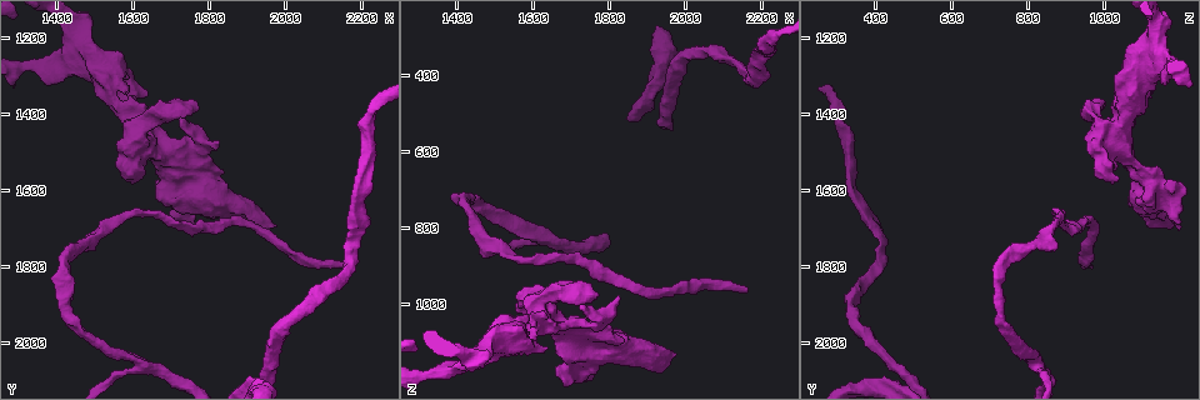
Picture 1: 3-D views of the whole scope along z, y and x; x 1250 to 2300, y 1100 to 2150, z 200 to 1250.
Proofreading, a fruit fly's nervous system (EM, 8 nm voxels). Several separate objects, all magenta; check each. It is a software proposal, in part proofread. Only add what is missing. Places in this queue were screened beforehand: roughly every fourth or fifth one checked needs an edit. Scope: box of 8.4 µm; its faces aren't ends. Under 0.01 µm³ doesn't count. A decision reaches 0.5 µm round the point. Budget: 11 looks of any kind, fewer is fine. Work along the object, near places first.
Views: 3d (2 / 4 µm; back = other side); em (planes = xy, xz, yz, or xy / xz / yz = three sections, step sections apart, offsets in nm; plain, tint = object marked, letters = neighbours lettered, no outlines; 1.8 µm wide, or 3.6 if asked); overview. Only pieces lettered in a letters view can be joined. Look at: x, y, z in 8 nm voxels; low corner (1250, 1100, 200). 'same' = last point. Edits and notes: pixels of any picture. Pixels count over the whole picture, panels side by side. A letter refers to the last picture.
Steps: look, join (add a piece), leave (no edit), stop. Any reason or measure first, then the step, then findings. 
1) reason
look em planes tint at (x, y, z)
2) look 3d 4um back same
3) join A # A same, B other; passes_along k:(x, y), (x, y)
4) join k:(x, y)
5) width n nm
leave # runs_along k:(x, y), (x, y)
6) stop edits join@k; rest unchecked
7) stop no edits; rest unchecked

free end
look 3d 2um at (1575, 1560, 1035)

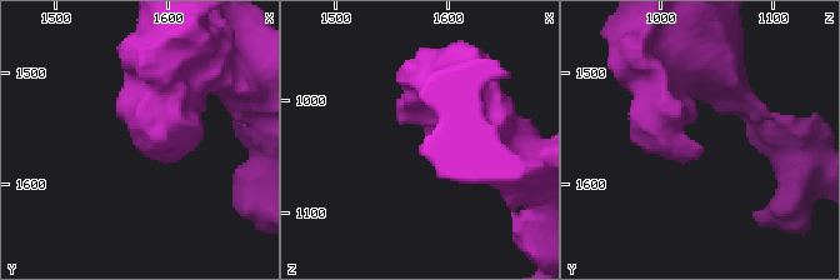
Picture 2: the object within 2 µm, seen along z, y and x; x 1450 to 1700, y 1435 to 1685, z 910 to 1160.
need the tissue
look em planes letters at (1584, 1566, 1036)

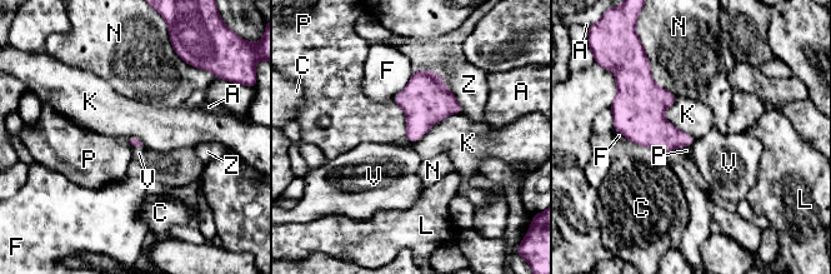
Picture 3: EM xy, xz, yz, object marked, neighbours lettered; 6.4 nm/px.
longest_contact K 400 nm
leave # A other, C other, F other, K other, L other, N other, P other, V other, Z other; border 3:(461, 111), (416, 140), (405, 139); no lettered piece goes on from it

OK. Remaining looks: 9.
sudden change in width
look em planes tint at (1930, 1670, 1130)

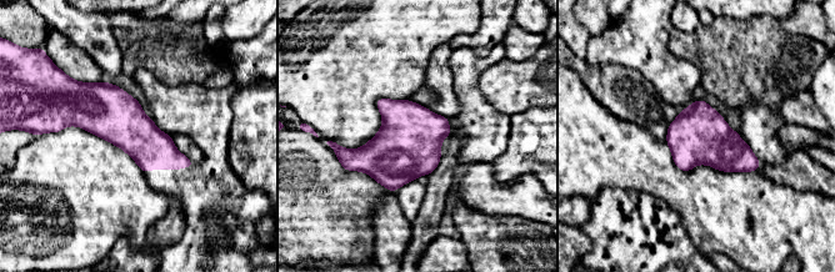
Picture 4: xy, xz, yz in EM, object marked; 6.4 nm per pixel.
look em planes letters same

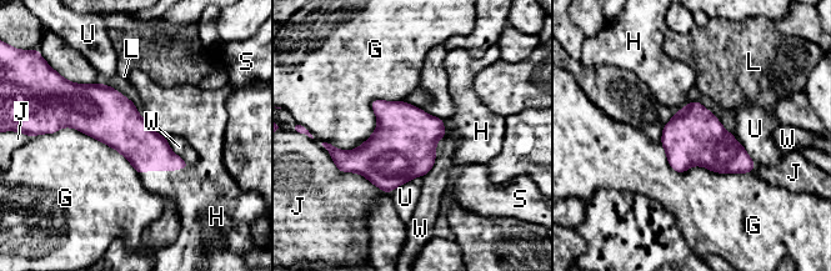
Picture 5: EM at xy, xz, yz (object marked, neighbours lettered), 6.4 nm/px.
width 320 nm
join H # G other, H same, J other, L other, S other, U other, W other; it goes on there

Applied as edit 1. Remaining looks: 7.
look 3d 4um at (1615, 1325, 1135)

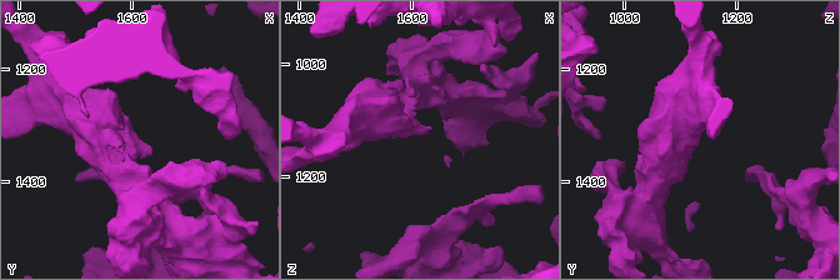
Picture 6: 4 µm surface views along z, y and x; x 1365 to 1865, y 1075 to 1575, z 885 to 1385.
now the EM
look em yz step 8 tint at (1615, 1330, 1130)

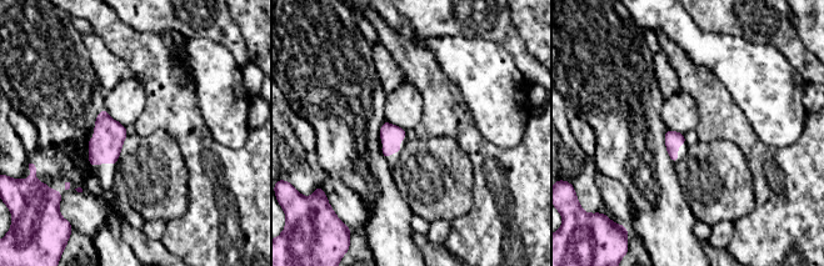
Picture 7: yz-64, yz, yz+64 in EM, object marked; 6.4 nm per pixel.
look em xy step 4 letters same

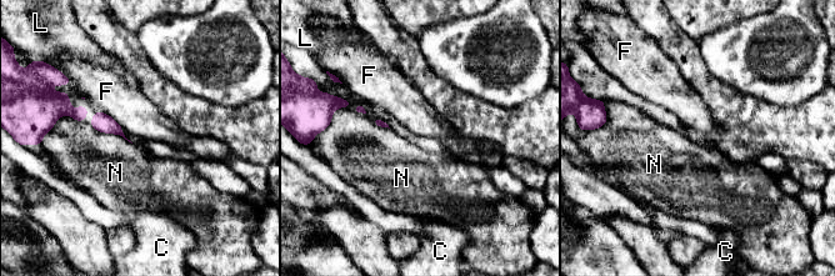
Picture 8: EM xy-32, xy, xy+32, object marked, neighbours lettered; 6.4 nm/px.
longest_contact N 300 nm
leave # C other, F other, L other, N other; border 8:(95, 110), (108, 114), (123, 129); no lettered piece goes on from it

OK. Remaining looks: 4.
stop edits join@5; rest unchecked

